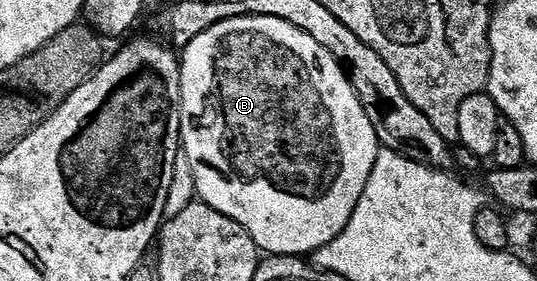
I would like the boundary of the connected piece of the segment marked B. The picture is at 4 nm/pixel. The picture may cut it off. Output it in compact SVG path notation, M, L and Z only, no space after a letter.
M241 16L223 20L205 29L205 33L193 37L190 45L182 48L179 72L181 73L179 142L181 154L189 157L198 198L213 209L217 209L217 213L225 213L225 217L237 221L237 225L241 225L247 230L249 237L253 237L260 252L271 257L276 255L307 257L329 245L329 241L336 239L345 229L345 225L349 225L349 217L353 217L357 201L361 201L361 193L365 193L369 173L373 173L373 165L381 150L377 133L374 132L373 125L366 116L343 64L332 57L328 49L313 41L313 37L301 29L294 28L287 21L278 20L277 17Z

